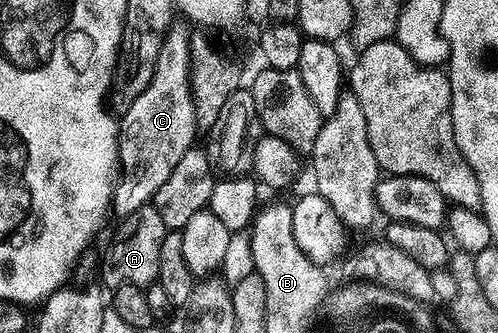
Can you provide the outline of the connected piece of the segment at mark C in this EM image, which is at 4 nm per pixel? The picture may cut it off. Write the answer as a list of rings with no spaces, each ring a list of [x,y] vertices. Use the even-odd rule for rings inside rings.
[[[172,19],[163,39],[161,54],[157,54],[157,66],[149,86],[137,94],[137,102],[133,102],[118,121],[119,173],[110,207],[119,218],[133,214],[133,210],[143,204],[152,203],[165,178],[173,174],[173,166],[177,166],[185,150],[196,143],[195,107],[191,93],[192,31],[192,25],[186,19]]]

